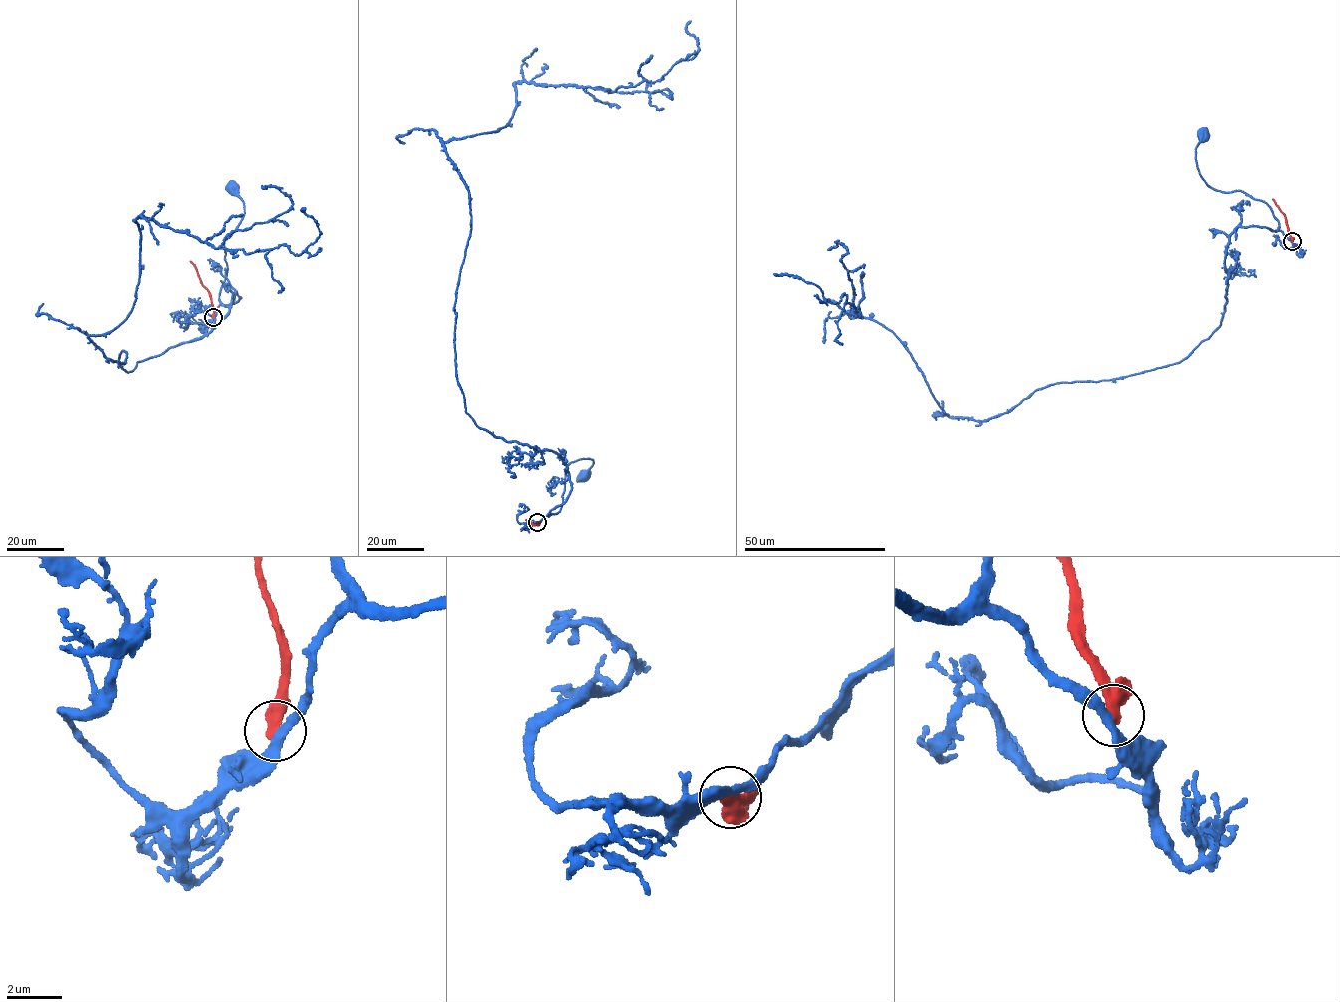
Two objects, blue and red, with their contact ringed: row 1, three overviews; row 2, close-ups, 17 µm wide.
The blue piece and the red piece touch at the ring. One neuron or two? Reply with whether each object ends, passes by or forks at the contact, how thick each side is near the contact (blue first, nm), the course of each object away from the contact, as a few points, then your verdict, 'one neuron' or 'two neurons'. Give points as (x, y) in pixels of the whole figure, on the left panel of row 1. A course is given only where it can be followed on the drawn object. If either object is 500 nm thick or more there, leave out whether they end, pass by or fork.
280/500 nm | blue via (213, 317), (228, 270), (223, 244), (244, 214), (244, 202), (233, 187) | red via (213, 317), (209, 292), (190, 261) | two neurons

